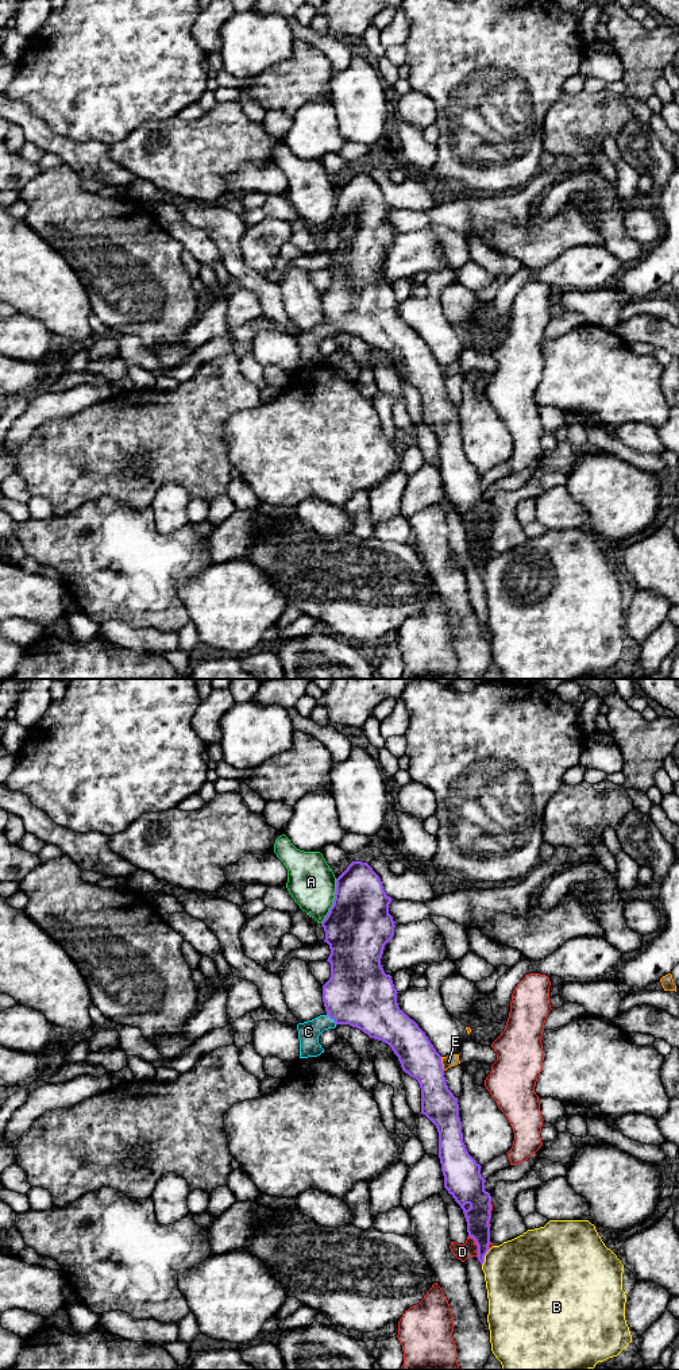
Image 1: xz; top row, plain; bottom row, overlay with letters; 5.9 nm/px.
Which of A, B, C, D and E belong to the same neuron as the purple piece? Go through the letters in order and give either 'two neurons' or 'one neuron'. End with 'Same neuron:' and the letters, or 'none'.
A: two neurons
B: two neurons
C: one neuron
D: two neurons
E: two neurons
Same neuron: C

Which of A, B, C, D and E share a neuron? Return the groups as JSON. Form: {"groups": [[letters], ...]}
{"groups": [["A"], ["B"], ["C"], ["D"], ["E"]]}

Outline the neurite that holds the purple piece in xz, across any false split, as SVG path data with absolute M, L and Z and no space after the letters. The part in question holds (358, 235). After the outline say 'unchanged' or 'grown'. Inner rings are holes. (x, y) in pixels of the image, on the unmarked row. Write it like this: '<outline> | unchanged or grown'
M352 170L336 188L336 202L328 224L321 231L331 263L331 286L323 294L323 310L327 323L298 332L300 367L317 366L324 362L319 344L337 333L350 333L370 347L387 352L398 366L401 377L416 387L421 397L421 421L437 437L439 467L444 485L444 497L463 518L468 545L478 555L478 570L485 571L490 553L491 505L485 499L486 489L481 474L468 463L463 451L458 406L448 398L441 373L425 341L410 328L397 312L397 298L390 283L386 283L381 267L385 254L394 244L394 229L389 223L391 207L386 204L379 185L367 171Z | grown

